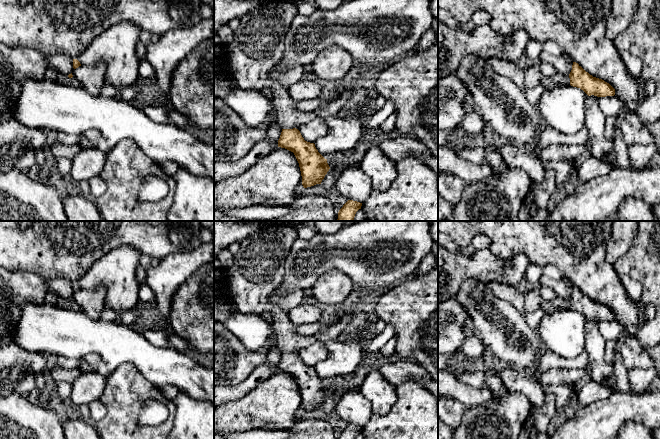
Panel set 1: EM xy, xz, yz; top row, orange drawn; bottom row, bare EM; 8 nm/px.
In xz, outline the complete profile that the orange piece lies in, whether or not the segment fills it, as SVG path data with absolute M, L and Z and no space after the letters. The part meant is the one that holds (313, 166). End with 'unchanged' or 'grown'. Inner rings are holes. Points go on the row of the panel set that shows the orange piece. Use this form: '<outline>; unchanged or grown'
M283 2L255 7L240 19L234 39L226 46L226 58L236 84L246 90L269 88L274 116L282 128L278 147L294 153L304 188L321 184L330 167L314 143L304 140L298 130L315 119L314 112L295 108L289 86L270 78L270 72L284 54L283 39L298 14L298 4Z; grown

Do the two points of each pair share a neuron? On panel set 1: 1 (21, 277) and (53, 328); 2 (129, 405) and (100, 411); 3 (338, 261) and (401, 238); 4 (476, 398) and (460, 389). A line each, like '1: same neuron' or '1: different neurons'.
1: different neurons
2: different neurons
3: same neuron
4: same neuron

